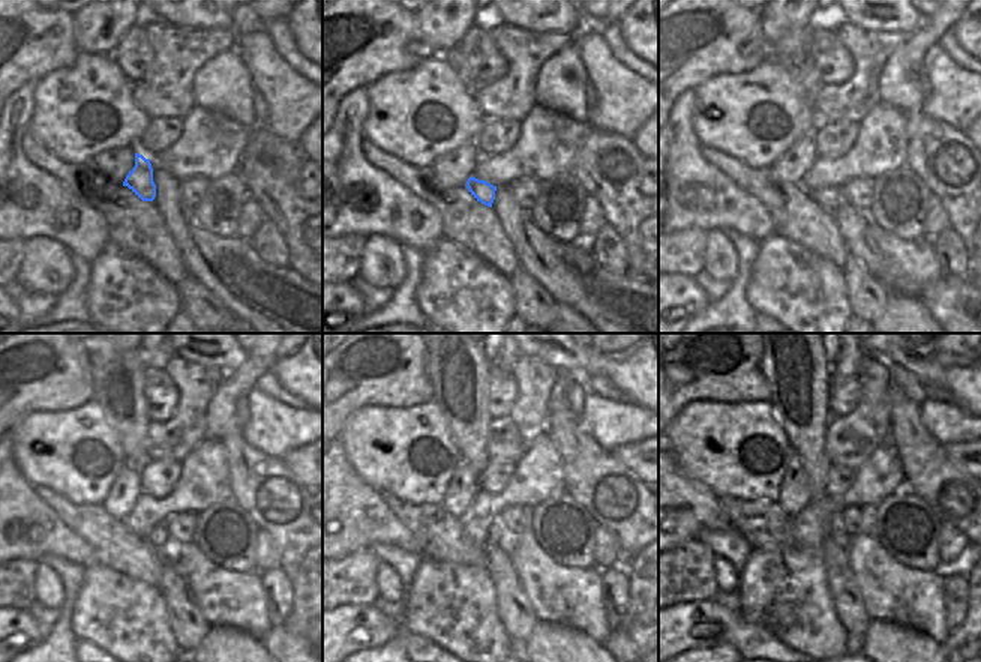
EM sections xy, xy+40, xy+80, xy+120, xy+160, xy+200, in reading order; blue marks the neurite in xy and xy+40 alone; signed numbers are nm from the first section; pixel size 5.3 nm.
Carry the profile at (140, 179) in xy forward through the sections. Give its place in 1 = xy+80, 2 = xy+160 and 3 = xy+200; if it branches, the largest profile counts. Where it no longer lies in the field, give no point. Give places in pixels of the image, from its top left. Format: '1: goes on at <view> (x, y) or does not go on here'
1: goes on at xy+80 (828, 198)
2: goes on at xy+160 (498, 533)
3: goes on at xy+200 (836, 530)

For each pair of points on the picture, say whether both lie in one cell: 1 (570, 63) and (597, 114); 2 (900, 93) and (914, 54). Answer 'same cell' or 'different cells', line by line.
1: different cells
2: same cell

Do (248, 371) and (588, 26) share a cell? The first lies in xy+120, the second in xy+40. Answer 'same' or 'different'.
same

